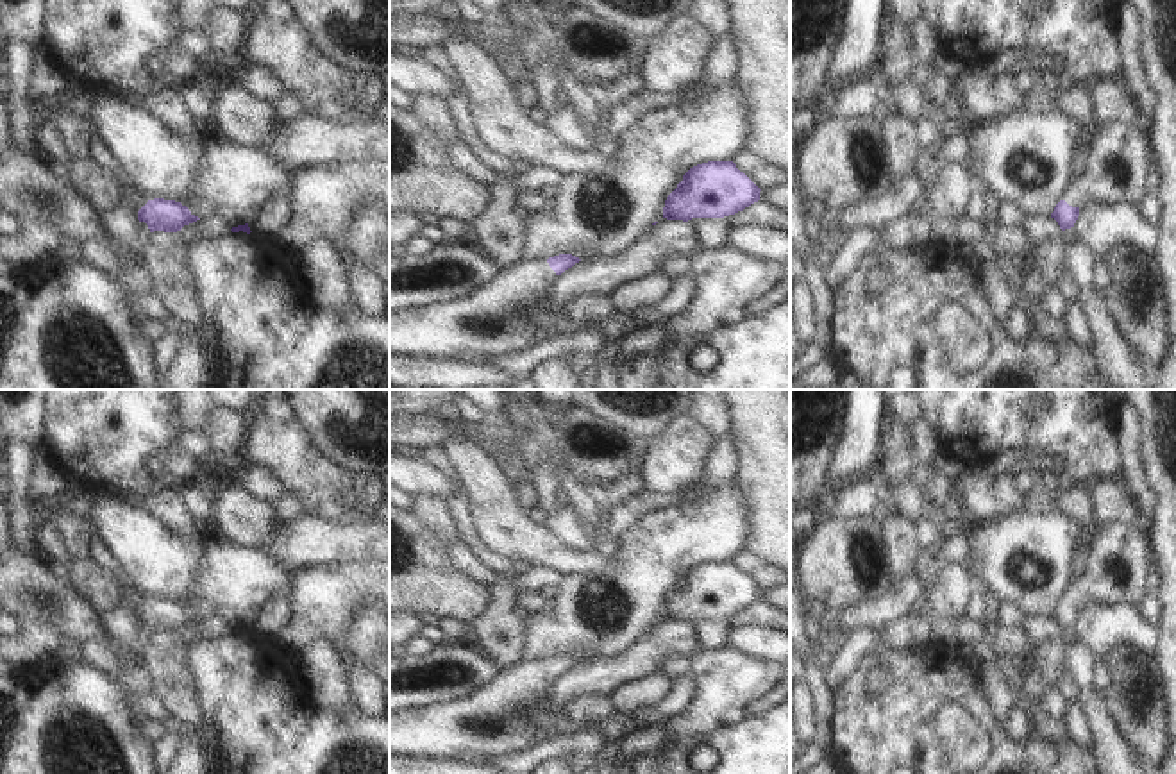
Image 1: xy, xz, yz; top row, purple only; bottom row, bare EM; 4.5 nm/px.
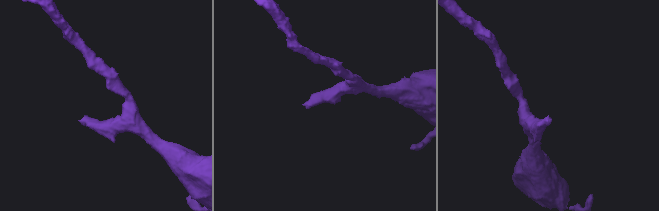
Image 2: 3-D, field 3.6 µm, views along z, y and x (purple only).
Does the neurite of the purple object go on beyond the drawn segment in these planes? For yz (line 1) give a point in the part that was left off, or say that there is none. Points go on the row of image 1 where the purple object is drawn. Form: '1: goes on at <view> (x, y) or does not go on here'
1: goes on at yz (1114, 170)

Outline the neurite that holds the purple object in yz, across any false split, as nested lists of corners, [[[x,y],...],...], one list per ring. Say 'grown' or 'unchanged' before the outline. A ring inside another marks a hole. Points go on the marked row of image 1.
grown; [[[1142,122],[1099,125],[1079,172],[1065,188],[1051,218],[1065,231],[1074,227],[1087,202],[1138,206],[1147,195],[1153,156],[1147,125]]]

